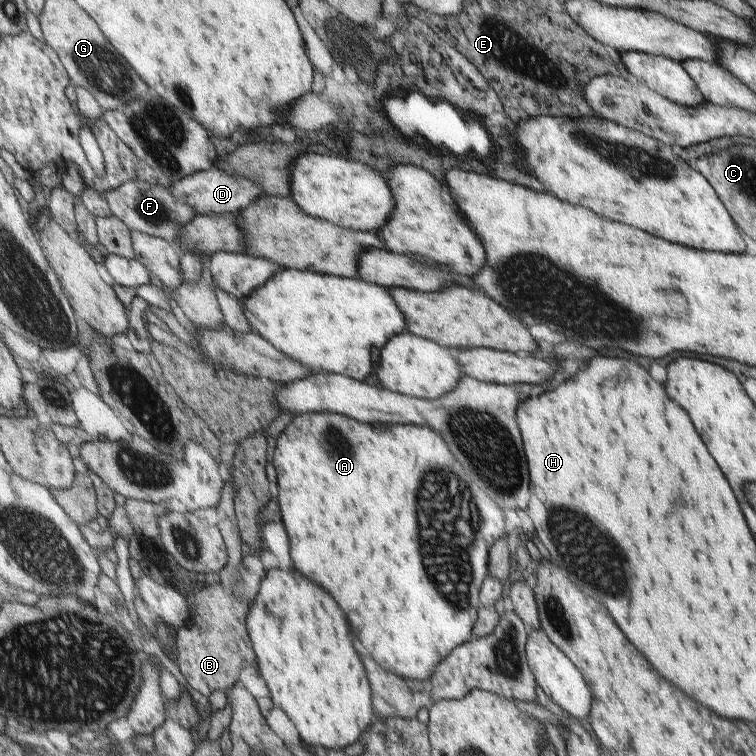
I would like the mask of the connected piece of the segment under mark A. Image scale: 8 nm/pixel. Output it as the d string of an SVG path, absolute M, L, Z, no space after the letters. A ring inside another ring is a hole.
M305 413L295 416L284 428L277 438L276 446L273 466L277 470L278 498L282 518L291 536L293 560L297 568L307 578L327 588L339 600L339 606L343 606L347 612L347 620L351 620L351 628L355 628L357 640L383 666L383 670L388 670L402 679L415 679L427 684L437 664L445 659L455 647L473 638L473 628L478 618L478 592L489 571L490 546L507 535L503 510L499 510L499 506L491 498L487 498L487 494L479 486L475 486L469 480L465 470L459 466L459 462L453 460L451 452L447 452L443 438L435 434L431 428L417 428L417 425L399 426L399 424L373 424L371 426L371 424L355 422L351 420L351 417L339 413ZM437 554L445 554L439 564L437 564Z

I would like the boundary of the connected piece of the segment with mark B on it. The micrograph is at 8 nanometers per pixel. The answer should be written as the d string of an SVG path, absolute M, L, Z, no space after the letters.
M231 468L223 470L226 475L222 499L217 510L211 515L219 527L224 541L228 546L228 565L219 573L220 583L203 586L199 585L194 592L195 610L193 618L187 626L176 630L178 650L180 654L178 666L186 680L194 690L208 699L217 691L233 688L247 664L258 660L254 644L249 634L247 617L250 606L247 601L239 601L234 593L234 582L240 575L243 566L244 542L238 525L235 511L235 477L231 476Z

